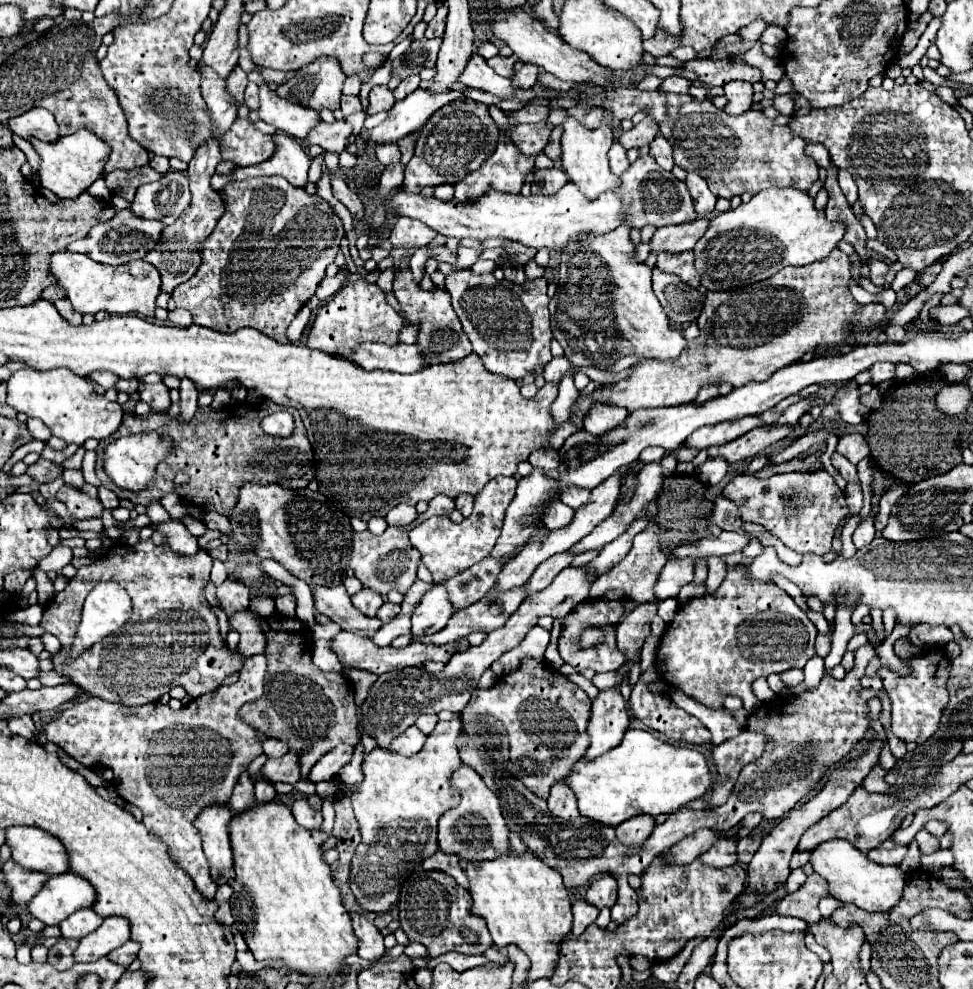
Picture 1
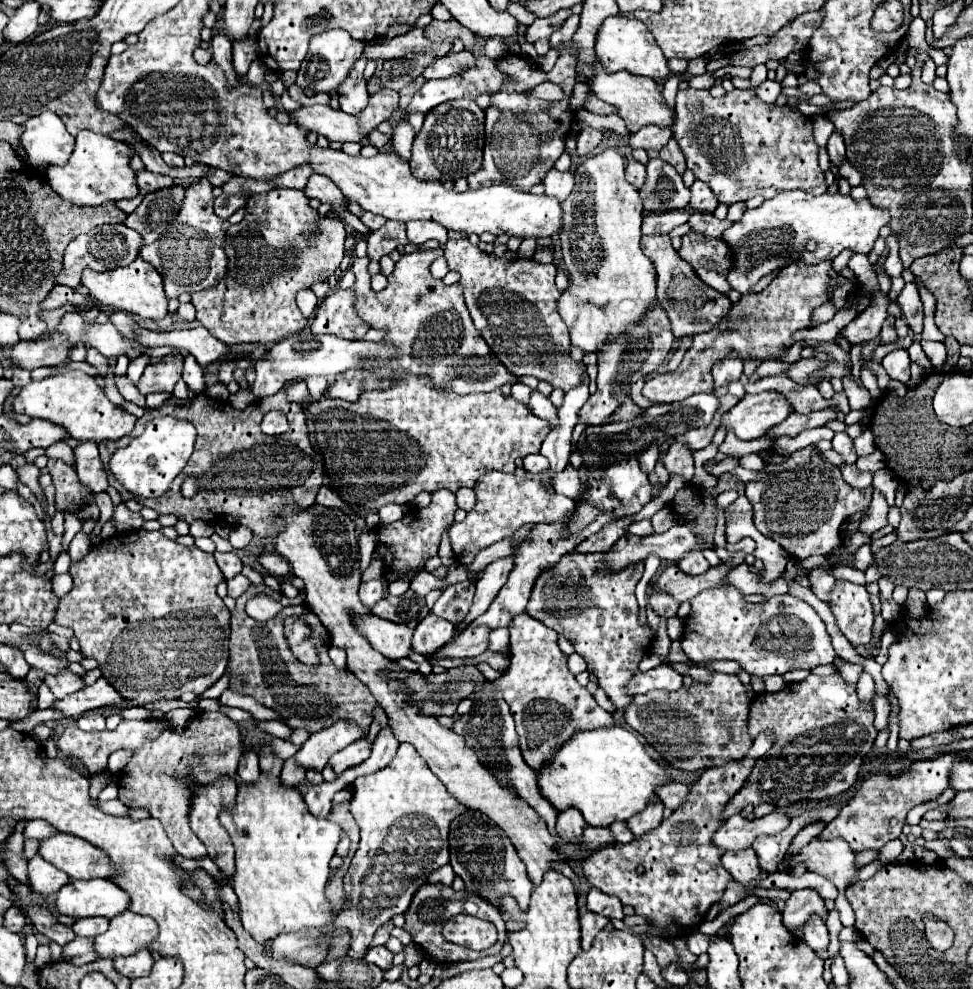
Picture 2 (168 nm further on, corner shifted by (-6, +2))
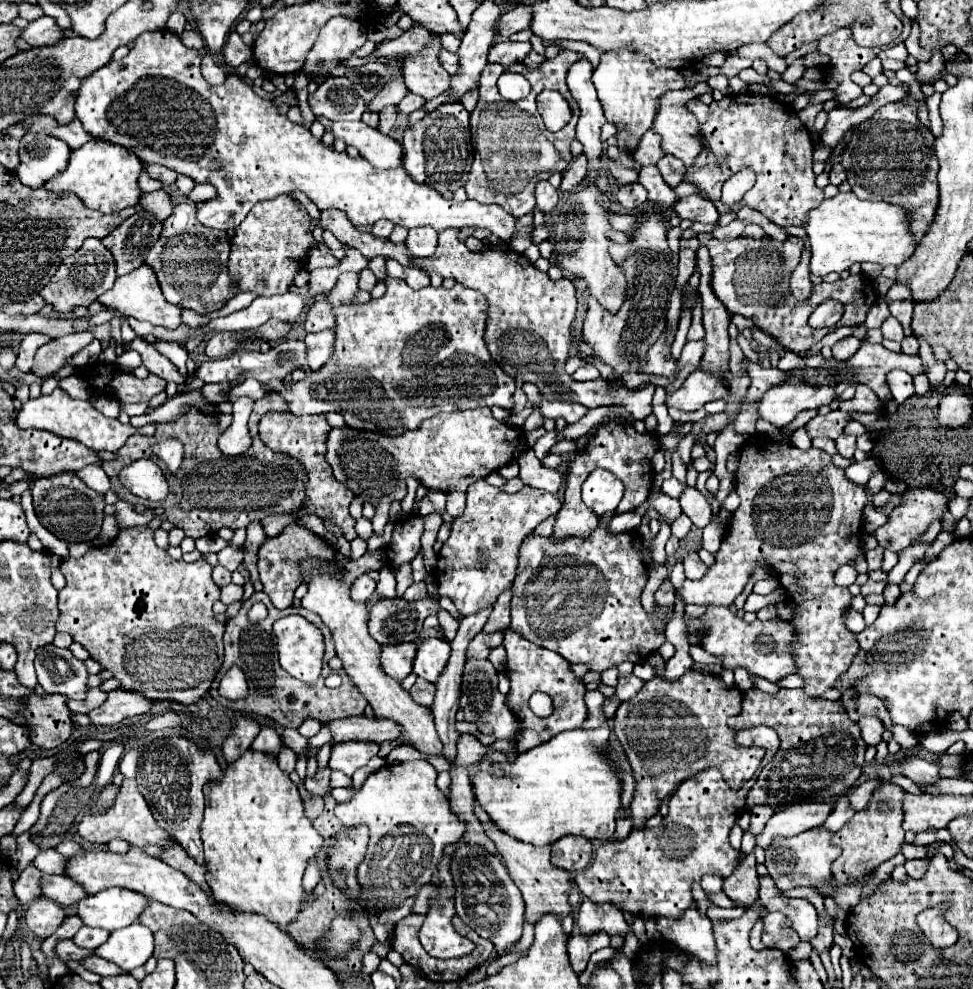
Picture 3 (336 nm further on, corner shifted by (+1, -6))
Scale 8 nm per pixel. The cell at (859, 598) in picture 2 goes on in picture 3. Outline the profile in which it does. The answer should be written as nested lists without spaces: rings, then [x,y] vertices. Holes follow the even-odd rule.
[[[783,434],[775,442],[766,439],[760,436],[743,444],[739,454],[739,468],[735,472],[735,490],[741,498],[741,504],[731,514],[727,536],[715,554],[715,564],[709,568],[705,578],[697,582],[685,580],[679,594],[683,596],[685,604],[731,606],[733,600],[743,592],[755,568],[769,566],[771,574],[775,574],[787,590],[785,594],[789,602],[795,604],[795,614],[791,618],[791,624],[795,626],[795,640],[791,648],[795,662],[799,664],[797,674],[803,678],[803,690],[807,696],[821,696],[843,672],[847,672],[855,654],[859,652],[855,634],[845,626],[845,612],[851,608],[851,594],[847,588],[843,592],[843,588],[833,582],[833,574],[843,564],[855,566],[855,560],[863,554],[861,518],[867,504],[867,494],[863,486],[845,478],[845,470],[837,468],[827,452],[817,448],[799,450],[791,444],[791,434]]]

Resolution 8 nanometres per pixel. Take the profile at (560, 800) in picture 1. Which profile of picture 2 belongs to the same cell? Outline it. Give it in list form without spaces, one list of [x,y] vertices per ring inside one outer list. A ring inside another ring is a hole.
[[[566,808],[558,814],[556,832],[562,836],[564,842],[580,842],[584,828],[586,828],[586,822],[578,812],[578,808]]]

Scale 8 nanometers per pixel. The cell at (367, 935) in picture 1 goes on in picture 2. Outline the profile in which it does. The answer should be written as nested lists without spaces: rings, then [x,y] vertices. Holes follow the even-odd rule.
[[[374,946],[374,948],[370,948],[370,950],[366,952],[366,956],[364,956],[366,962],[376,964],[376,966],[382,968],[382,970],[392,968],[392,958],[394,958],[394,954],[392,954],[386,946]]]

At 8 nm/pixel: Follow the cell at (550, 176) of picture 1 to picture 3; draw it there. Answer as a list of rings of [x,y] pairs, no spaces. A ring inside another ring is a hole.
[[[541,180],[535,186],[535,198],[537,198],[537,208],[541,212],[549,212],[549,210],[555,208],[555,204],[559,200],[559,194],[547,180]]]

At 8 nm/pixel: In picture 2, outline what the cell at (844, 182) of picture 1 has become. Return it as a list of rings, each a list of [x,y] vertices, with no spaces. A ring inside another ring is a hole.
[[[844,162],[844,164],[838,168],[838,172],[840,172],[840,176],[844,176],[844,178],[850,182],[850,186],[860,186],[860,184],[862,184],[860,172],[858,172],[850,162]]]

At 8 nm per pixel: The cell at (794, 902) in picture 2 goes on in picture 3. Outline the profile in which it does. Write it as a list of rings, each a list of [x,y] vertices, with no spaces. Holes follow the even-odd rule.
[[[769,912],[763,916],[763,944],[777,944],[783,952],[793,948],[799,942],[795,930],[791,930],[787,916],[781,912]]]

